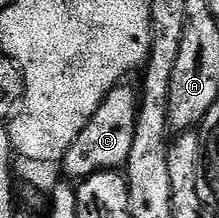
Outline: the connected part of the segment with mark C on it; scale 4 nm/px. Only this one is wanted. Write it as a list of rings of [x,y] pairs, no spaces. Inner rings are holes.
[[[121,85],[115,87],[102,101],[100,108],[90,117],[86,129],[74,137],[74,145],[66,149],[62,160],[62,168],[69,180],[79,181],[89,179],[103,171],[120,171],[127,168],[130,149],[134,145],[134,129],[138,121],[140,105],[138,91],[134,86]]]

